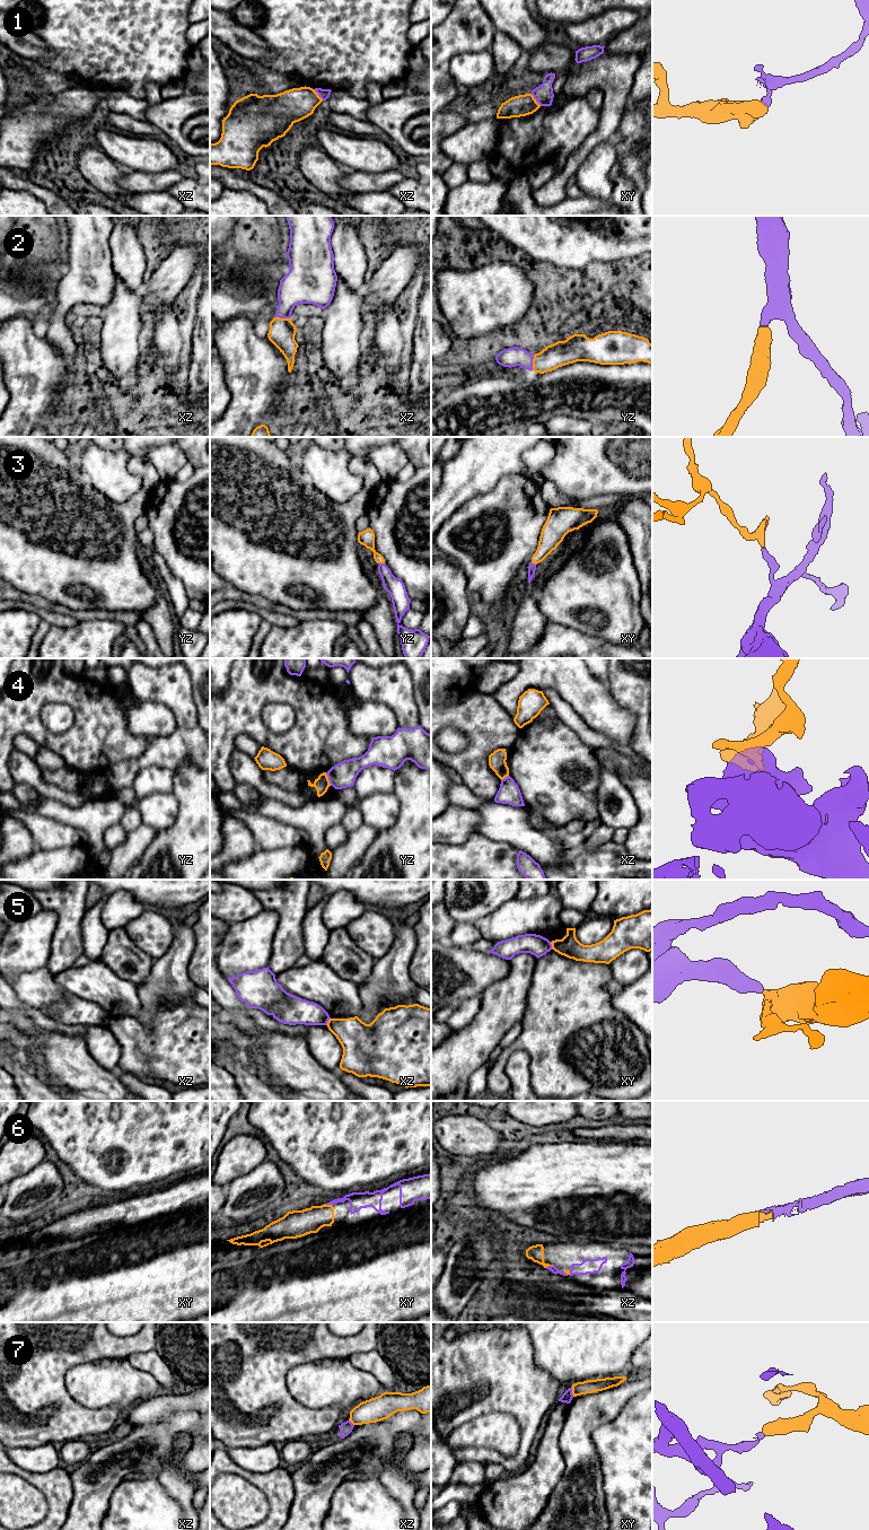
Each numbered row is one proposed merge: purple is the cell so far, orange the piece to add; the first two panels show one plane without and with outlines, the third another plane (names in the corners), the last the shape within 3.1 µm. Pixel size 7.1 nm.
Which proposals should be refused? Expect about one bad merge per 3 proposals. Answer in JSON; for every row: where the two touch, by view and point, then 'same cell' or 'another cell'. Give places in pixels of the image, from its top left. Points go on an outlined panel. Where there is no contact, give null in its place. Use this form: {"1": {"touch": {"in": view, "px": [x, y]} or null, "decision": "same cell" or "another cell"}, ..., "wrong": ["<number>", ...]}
{"1": {"touch": {"in": "xy", "px": [535, 98]}, "decision": "another cell"}, "2": {"touch": {"in": "yz", "px": [532, 363]}, "decision": "same cell"}, "3": {"touch": {"in": "yz", "px": [382, 564]}, "decision": "same cell"}, "4": {"touch": {"in": "yz", "px": [328, 779]}, "decision": "another cell"}, "5": {"touch": {"in": "xy", "px": [551, 945]}, "decision": "another cell"}, "6": {"touch": {"in": "xz", "px": [547, 1267]}, "decision": "same cell"}, "7": {"touch": {"in": "xy", "px": [571, 1391]}, "decision": "another cell"}, "wrong": ["1", "4", "5", "7"]}

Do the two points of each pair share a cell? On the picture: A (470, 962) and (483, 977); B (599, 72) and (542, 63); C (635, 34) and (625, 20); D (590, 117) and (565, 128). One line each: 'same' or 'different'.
A: same
B: different
C: different
D: same

